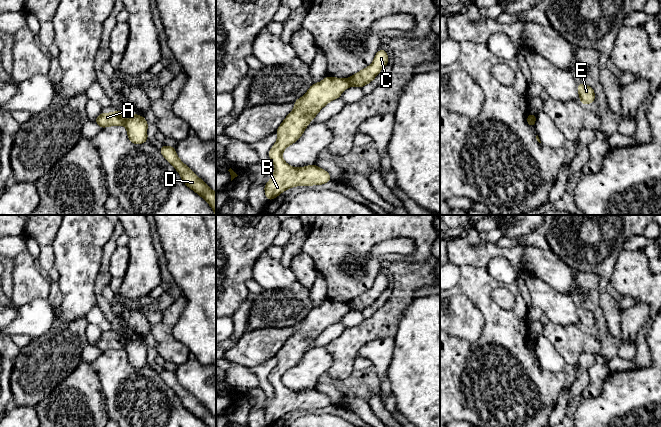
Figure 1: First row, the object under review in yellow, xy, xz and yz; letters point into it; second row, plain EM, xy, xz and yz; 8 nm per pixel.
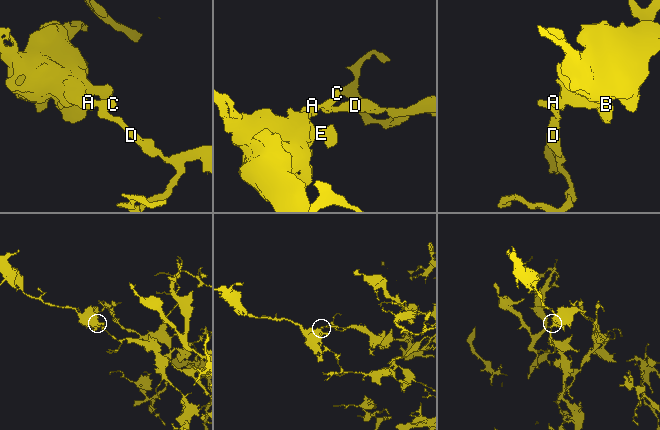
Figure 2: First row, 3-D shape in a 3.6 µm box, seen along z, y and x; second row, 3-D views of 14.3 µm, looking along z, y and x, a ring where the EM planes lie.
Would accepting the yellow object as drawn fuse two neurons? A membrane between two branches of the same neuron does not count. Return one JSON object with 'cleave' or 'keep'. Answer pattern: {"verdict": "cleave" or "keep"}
{"verdict": "cleave"}

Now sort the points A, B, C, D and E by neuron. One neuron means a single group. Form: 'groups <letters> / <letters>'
groups A B E / C D

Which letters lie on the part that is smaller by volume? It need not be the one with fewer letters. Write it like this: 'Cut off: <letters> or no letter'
Cut off: A, B, E

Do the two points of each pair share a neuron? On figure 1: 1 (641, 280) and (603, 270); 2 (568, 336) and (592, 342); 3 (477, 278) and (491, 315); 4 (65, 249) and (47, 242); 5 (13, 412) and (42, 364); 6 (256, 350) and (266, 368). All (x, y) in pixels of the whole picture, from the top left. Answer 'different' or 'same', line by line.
1: different
2: same
3: same
4: different
5: different
6: different

